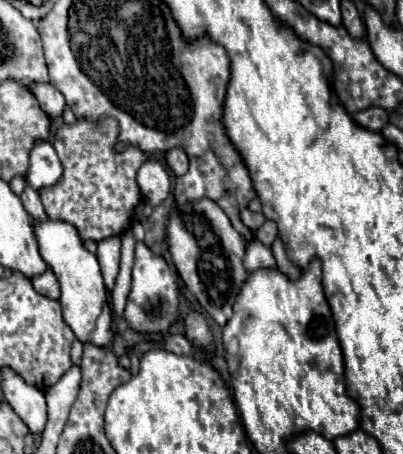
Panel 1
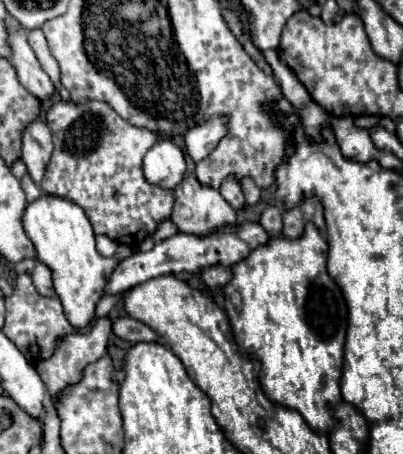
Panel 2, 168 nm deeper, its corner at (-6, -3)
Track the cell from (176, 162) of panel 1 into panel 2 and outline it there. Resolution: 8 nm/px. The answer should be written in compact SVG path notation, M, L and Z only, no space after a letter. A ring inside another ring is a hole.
M216 115L212 119L206 119L202 125L192 127L184 137L188 155L196 163L202 161L218 145L218 141L226 135L226 131L228 131L228 117L226 115Z

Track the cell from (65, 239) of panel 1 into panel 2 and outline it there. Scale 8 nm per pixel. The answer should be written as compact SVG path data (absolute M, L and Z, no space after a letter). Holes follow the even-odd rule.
M42 193L38 199L26 203L22 223L24 223L26 235L32 239L36 247L36 257L52 271L54 289L56 289L58 299L62 301L62 307L70 325L74 329L84 329L94 319L96 305L104 295L106 279L114 271L116 263L128 257L132 249L126 245L120 245L118 255L114 255L112 259L102 257L96 251L92 225L84 209L72 203L70 199L62 199L56 195Z

